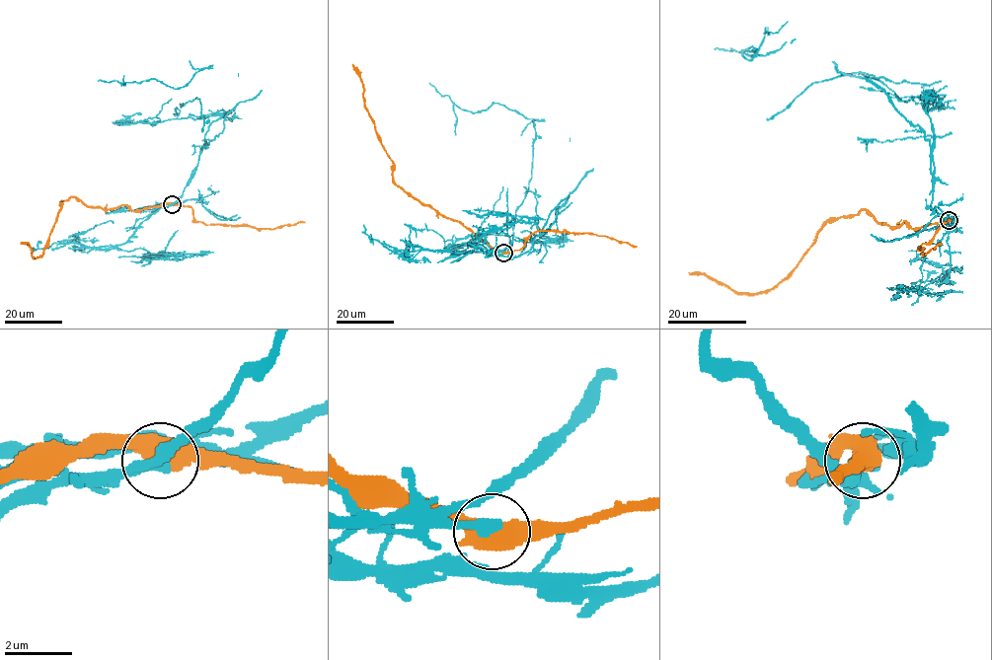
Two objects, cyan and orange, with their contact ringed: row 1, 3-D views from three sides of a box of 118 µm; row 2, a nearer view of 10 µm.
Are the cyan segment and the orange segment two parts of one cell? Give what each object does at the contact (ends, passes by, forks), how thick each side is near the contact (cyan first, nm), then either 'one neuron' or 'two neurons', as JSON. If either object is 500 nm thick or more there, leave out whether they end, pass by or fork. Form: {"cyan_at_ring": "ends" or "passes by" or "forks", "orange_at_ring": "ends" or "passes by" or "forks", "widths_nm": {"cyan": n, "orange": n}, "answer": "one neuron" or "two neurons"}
{"widths_nm": {"cyan": 240, "orange": 600}, "answer": "two neurons"}

